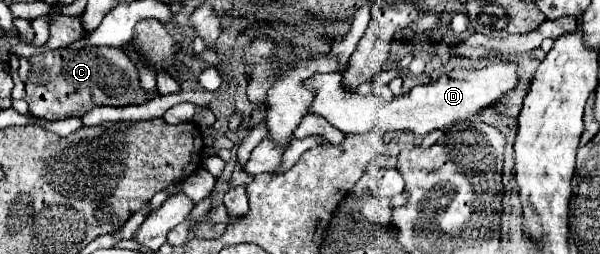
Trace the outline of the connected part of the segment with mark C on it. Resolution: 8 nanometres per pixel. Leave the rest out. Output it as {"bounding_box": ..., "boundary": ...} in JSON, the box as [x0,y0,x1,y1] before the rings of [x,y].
{"bounding_box":[25,39,159,121],"boundary":[[[79,39],[65,49],[31,55],[27,57],[27,61],[29,61],[29,75],[25,79],[25,101],[29,105],[29,113],[45,121],[83,117],[93,107],[101,107],[101,105],[113,105],[113,107],[141,105],[159,95],[157,91],[145,91],[141,87],[139,71],[135,63],[127,57],[125,49],[121,47],[91,47],[91,45],[85,45],[85,39]]]}

